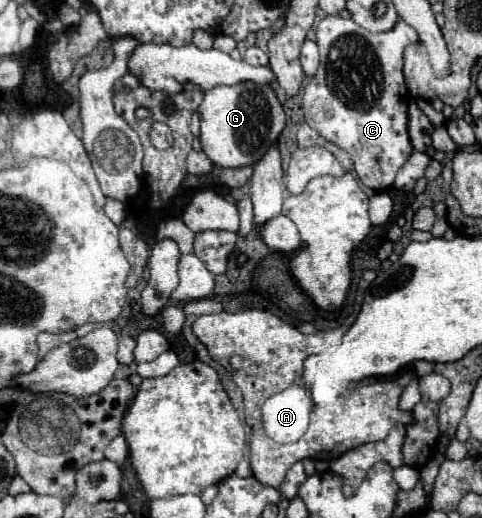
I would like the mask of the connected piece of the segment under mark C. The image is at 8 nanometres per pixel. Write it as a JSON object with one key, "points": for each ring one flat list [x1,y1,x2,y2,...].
{"points":[[327,16,317,26,317,46,321,54,321,64,303,92,305,122,313,130,317,130,325,140,349,152,359,180,377,192,385,192,393,184,397,170,407,162,413,152,407,132,409,92,403,78,403,52,409,44,415,42,417,32,401,18,397,20,397,26,393,30,381,34,371,34,363,26,355,24,351,18,341,16]]}

